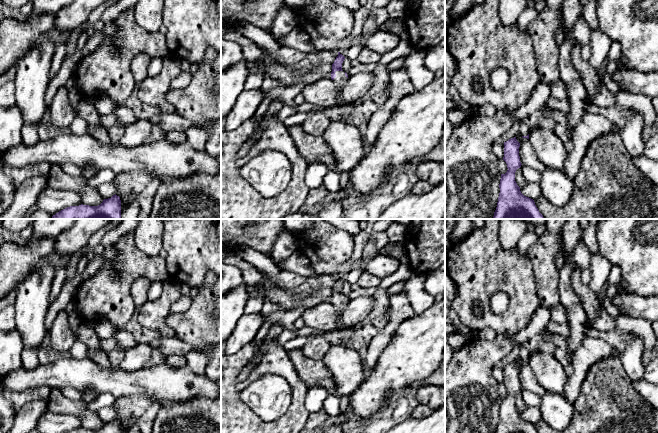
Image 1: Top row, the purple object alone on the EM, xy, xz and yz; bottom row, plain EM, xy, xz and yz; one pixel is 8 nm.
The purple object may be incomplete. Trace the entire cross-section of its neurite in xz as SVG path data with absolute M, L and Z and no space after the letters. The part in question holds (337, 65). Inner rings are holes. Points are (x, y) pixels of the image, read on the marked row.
M338 52L338 56L332 64L331 79L338 87L343 86L348 79L347 73L342 70L342 63L344 59L345 57Z

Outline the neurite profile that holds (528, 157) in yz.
M517 134L515 137L520 143L519 156L521 164L542 172L545 169L545 166L539 161L529 140L524 139L520 134Z

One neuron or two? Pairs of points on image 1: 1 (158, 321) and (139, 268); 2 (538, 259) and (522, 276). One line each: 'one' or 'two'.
1: two
2: two

